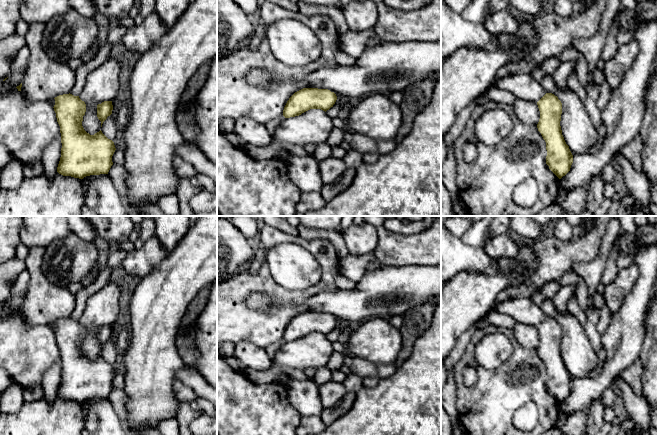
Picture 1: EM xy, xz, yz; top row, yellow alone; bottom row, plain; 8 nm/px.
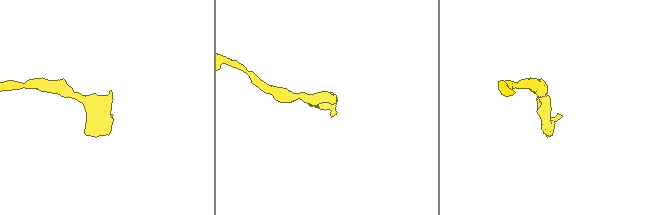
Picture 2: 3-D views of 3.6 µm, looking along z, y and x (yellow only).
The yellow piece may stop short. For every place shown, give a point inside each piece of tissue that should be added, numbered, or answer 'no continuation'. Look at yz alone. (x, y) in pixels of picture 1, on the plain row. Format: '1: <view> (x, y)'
no continuation

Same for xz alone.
no continuation

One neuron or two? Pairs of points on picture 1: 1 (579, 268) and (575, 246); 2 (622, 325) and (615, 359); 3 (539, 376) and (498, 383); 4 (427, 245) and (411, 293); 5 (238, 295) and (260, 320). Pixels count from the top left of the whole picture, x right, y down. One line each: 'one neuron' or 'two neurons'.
1: two neurons
2: one neuron
3: one neuron
4: two neurons
5: one neuron

